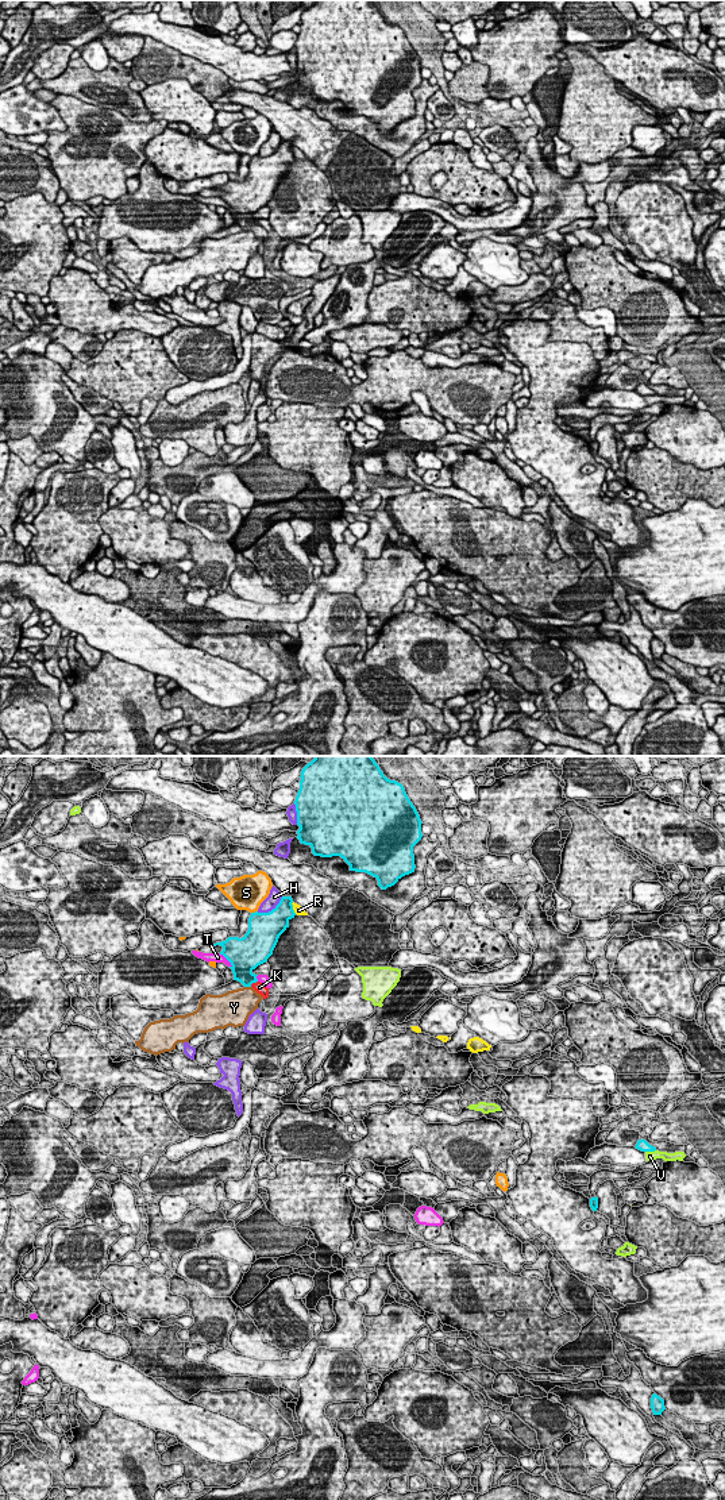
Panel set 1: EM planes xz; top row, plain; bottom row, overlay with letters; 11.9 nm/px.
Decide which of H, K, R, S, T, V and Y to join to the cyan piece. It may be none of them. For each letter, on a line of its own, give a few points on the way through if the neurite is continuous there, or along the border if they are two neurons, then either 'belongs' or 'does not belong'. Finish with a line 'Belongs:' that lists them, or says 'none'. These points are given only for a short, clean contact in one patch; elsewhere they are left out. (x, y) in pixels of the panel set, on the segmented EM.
H: does not belong
K: way xz (242, 964), (242, 971), (253, 982), (259, 987); belongs
R: does not belong
S: does not belong
T: does not belong
V: does not belong
Y: does not belong
Belongs: K

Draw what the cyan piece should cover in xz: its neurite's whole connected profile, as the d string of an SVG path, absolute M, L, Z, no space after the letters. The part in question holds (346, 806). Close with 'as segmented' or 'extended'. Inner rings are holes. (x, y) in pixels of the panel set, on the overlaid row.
M315 756L302 768L300 778L300 790L294 801L300 826L297 838L301 844L309 845L315 856L340 856L350 865L350 871L374 876L382 890L414 872L413 847L423 837L423 822L404 786L387 779L371 756Z; as segmented

